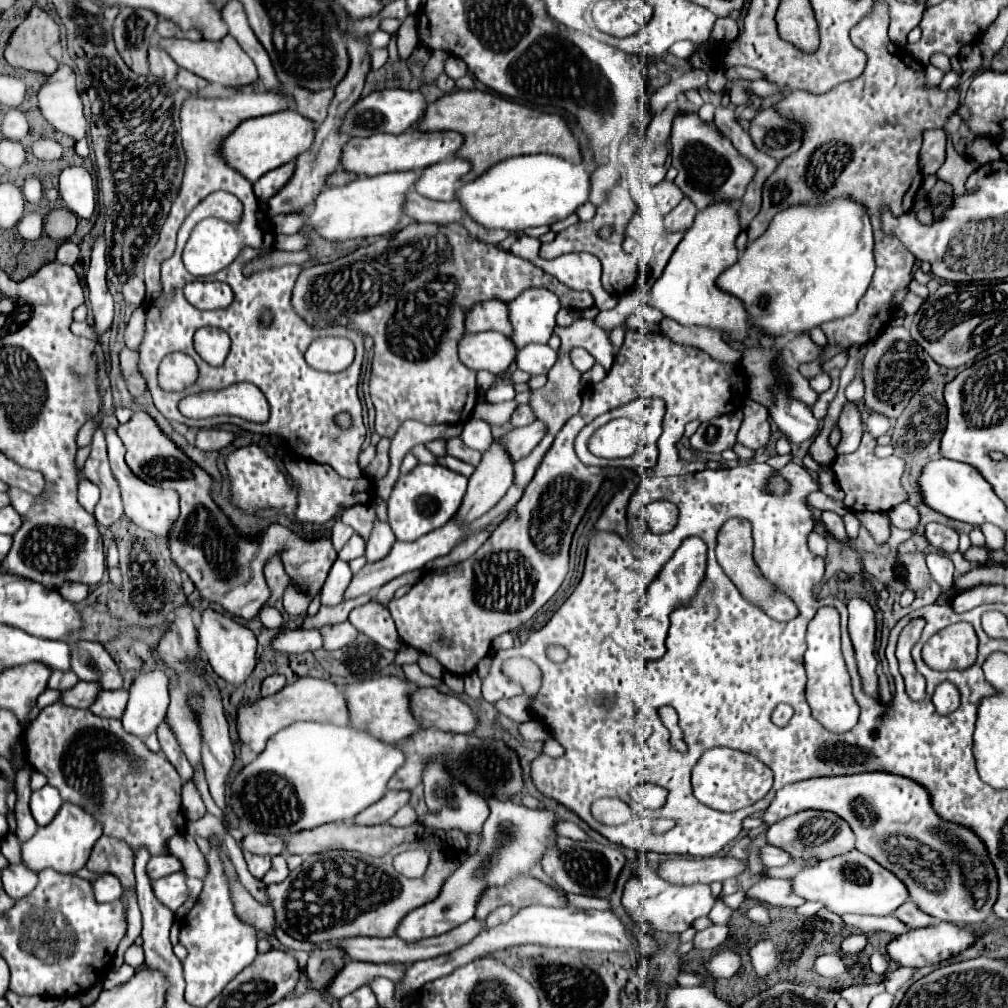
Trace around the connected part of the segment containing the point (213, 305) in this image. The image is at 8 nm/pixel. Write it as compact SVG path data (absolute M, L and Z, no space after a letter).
M189 282L183 286L183 294L199 310L223 310L234 299L233 291L223 282Z

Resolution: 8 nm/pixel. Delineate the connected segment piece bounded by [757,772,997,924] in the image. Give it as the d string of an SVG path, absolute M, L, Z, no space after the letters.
M889 772L809 778L781 788L771 806L757 816L773 824L807 808L829 810L847 820L857 838L855 848L899 876L923 912L951 924L979 924L991 914L997 900L997 872L987 846L971 828L937 816L923 784Z

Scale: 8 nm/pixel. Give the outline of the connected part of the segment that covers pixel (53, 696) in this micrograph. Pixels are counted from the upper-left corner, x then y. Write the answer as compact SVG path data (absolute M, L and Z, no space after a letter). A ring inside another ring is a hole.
M46 689L37 699L36 705L39 710L59 700L61 691Z

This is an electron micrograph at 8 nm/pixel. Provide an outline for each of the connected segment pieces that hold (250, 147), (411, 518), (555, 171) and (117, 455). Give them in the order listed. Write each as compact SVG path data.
M283 110L271 116L245 120L231 136L227 136L227 140L223 140L221 154L227 164L239 170L249 182L255 182L265 172L299 158L303 152L309 152L315 140L315 132L317 126L313 124L313 120L301 116L297 110Z
M417 464L409 474L399 476L389 496L389 526L397 540L413 542L427 532L447 524L461 508L467 490L467 478L441 466L441 464Z
M529 154L503 160L487 170L479 180L459 188L457 200L469 218L485 228L503 228L509 232L559 222L589 200L591 172L583 164L571 164L553 154Z
M107 426L105 438L107 438L107 450L109 450L109 464L111 464L113 476L115 476L117 482L119 482L119 488L121 488L121 498L123 498L123 506L125 506L125 516L127 516L129 520L133 520L135 524L139 524L141 528L151 530L151 532L155 532L159 538L165 540L165 536L167 536L171 524L173 524L175 518L179 516L179 496L177 496L177 492L175 492L175 490L163 490L163 488L157 488L157 486L143 484L143 482L129 470L129 466L127 466L125 460L123 460L123 456L125 456L123 442L119 440L117 430L115 430L113 426Z

